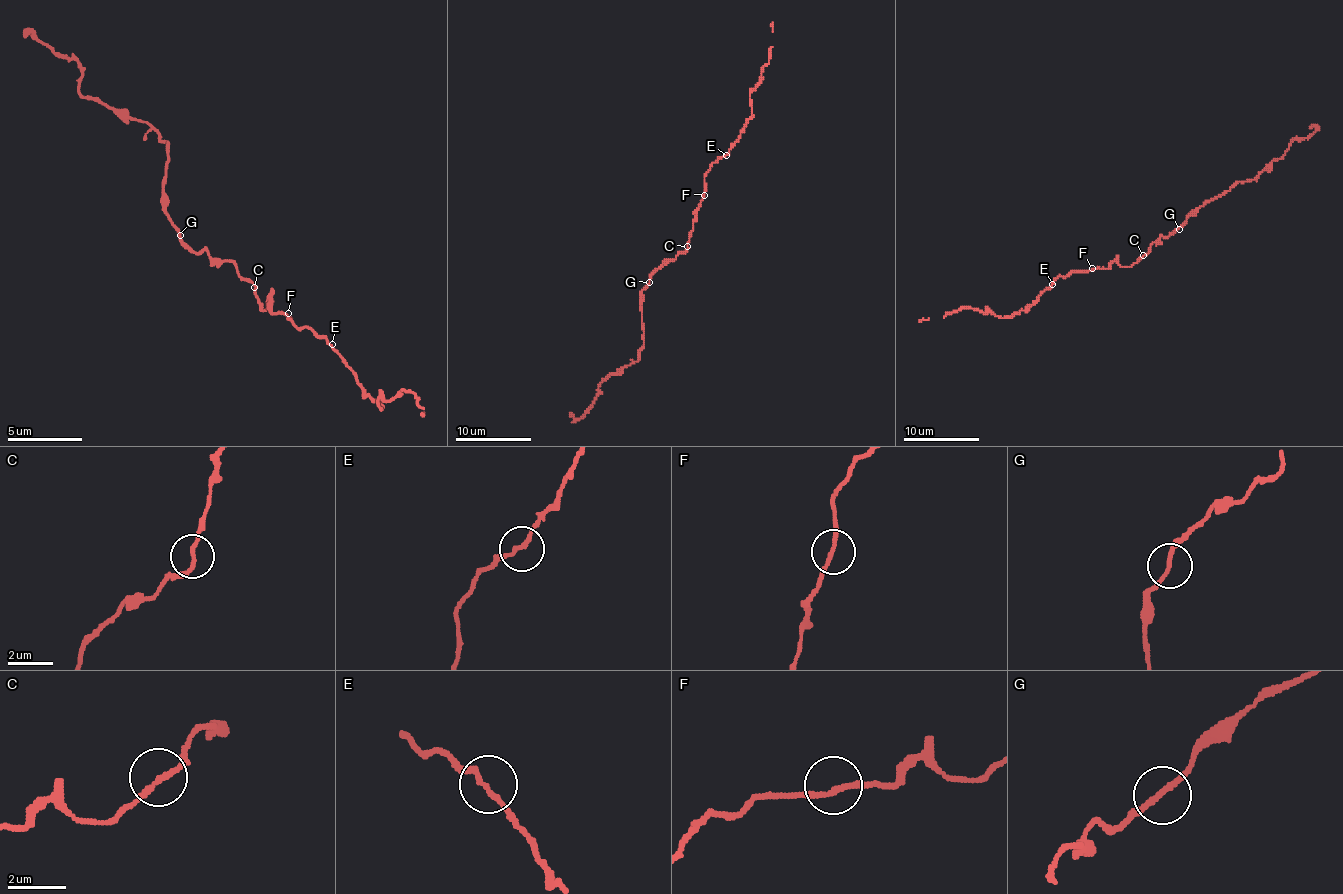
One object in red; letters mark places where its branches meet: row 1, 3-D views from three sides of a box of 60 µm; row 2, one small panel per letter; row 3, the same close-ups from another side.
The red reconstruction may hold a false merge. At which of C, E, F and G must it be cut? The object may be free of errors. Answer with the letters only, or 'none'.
none

